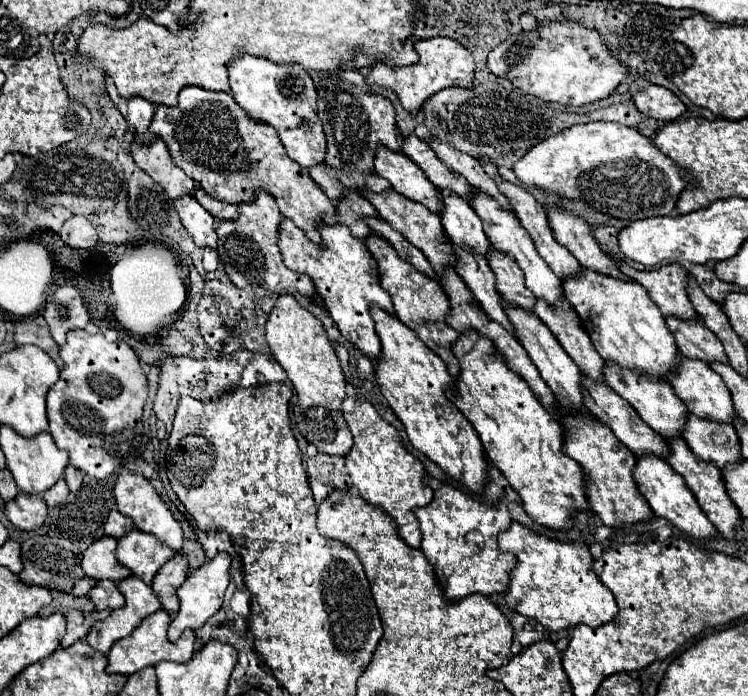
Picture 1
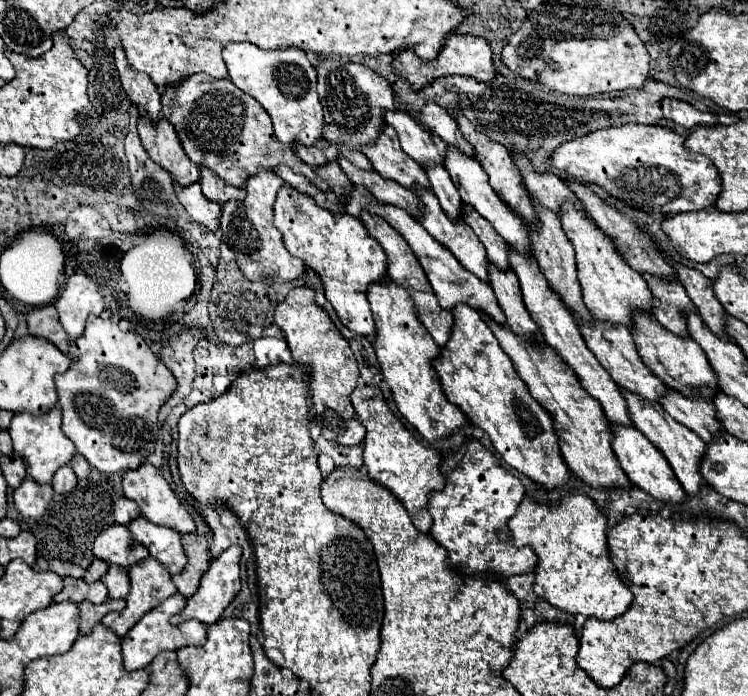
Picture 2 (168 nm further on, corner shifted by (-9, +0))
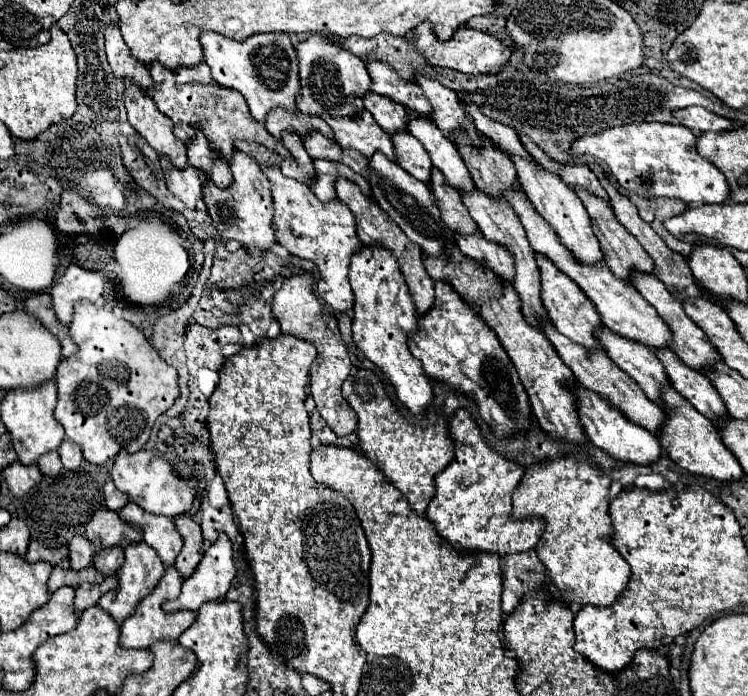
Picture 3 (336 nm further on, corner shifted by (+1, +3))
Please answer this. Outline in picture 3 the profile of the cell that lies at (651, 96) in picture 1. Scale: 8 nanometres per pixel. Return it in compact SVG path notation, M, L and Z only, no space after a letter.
M690 106L690 108L684 108L684 110L676 110L672 112L672 116L678 120L678 124L694 130L696 134L698 132L722 132L722 130L730 130L732 128L732 122L714 114L714 112L708 112L706 108L700 108L700 106Z

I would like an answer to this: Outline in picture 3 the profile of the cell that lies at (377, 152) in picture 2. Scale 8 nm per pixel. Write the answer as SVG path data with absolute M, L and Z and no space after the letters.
M368 110L360 112L360 116L344 120L328 116L326 122L332 126L336 142L342 148L354 148L366 158L370 158L374 152L382 152L390 160L396 160L392 138L378 126L378 122Z

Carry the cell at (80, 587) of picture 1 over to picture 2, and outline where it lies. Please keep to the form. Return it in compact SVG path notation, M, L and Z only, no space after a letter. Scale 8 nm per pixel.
M94 559L90 563L90 567L86 569L86 575L84 575L84 581L86 583L94 583L94 581L100 581L108 571L108 563L102 563L100 559Z

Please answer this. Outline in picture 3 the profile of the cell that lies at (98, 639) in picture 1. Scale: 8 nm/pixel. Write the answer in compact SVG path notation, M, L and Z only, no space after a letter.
M144 542L130 544L130 548L124 548L124 554L126 554L126 560L118 572L118 588L104 594L98 602L98 606L104 612L108 612L116 620L116 624L122 624L128 616L134 614L138 604L156 588L156 584L160 582L160 578L164 576L164 570L166 570L164 564L158 560L156 552L152 548L148 548L148 544L144 544Z

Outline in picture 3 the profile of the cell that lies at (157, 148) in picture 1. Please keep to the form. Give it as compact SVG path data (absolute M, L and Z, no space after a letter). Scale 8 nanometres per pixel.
M132 84L124 92L124 104L128 110L128 122L136 128L136 132L160 156L168 156L176 168L186 168L186 146L180 140L174 140L172 120L168 120L168 116L156 108L154 100L146 92L140 92L136 84Z

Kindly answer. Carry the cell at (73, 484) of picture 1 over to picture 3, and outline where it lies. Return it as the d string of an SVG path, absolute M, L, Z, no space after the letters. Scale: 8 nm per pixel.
M64 440L64 442L60 444L58 454L60 454L62 464L64 464L66 470L78 470L78 468L80 468L80 462L84 460L80 448L76 448L76 444L72 444L70 440Z

